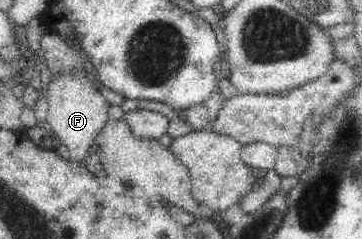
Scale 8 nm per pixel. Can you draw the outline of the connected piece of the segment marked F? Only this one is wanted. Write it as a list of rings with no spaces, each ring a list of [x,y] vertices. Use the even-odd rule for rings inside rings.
[[[63,73],[59,77],[52,77],[46,98],[49,104],[46,120],[52,126],[51,134],[59,136],[60,142],[67,146],[69,160],[85,166],[85,158],[94,152],[95,139],[108,121],[110,104],[80,73]]]

